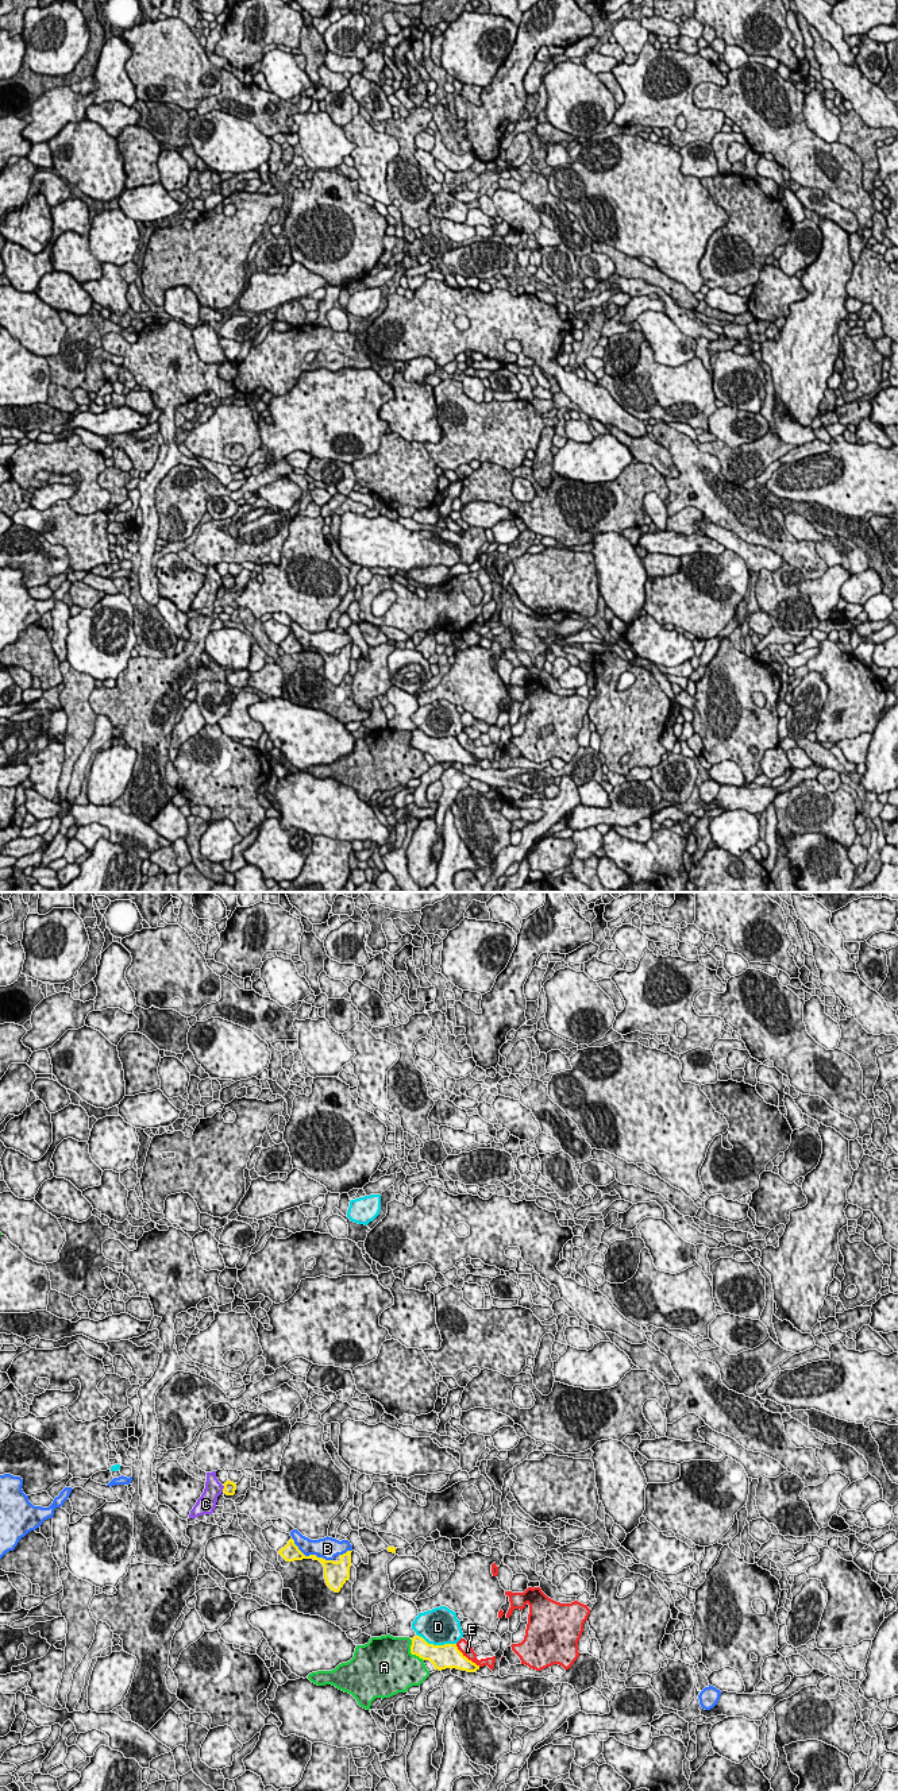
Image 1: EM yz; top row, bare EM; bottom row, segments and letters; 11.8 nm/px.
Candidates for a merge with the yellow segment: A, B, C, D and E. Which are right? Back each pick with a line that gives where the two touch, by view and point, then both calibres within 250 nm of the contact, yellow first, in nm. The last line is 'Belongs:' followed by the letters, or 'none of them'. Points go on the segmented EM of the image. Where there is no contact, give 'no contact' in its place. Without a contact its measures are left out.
Belongs: none of them

